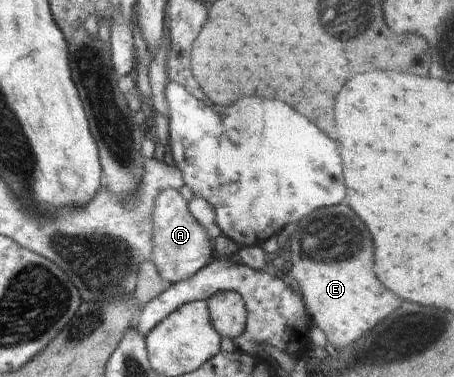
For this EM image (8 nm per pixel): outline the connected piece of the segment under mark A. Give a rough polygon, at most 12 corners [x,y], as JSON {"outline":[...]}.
{"outline":[[176,189],[157,196],[152,263],[169,285],[216,256]]}

